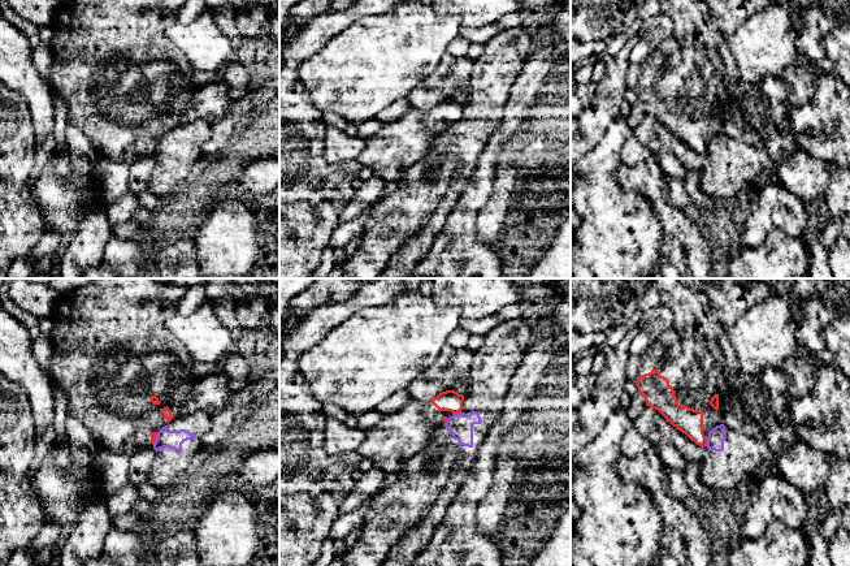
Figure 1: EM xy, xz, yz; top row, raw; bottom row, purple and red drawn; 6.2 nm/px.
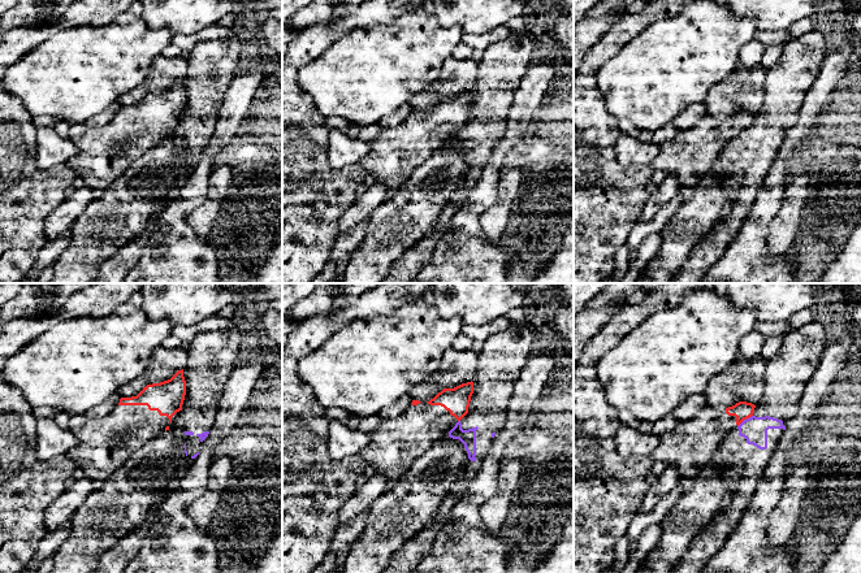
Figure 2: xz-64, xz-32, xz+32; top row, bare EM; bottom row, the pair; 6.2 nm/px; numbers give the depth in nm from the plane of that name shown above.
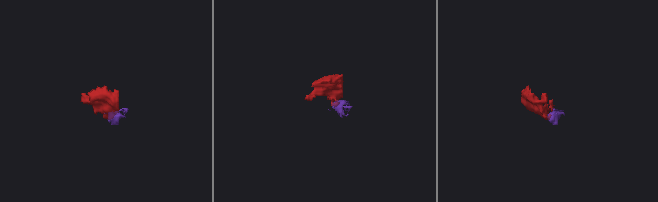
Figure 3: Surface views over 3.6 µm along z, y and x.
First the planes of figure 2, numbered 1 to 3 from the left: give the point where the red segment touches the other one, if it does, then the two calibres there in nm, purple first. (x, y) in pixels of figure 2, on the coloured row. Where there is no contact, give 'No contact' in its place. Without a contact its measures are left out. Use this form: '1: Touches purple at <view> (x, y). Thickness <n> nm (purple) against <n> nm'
1: No contact
2: No contact
3: Touches purple at xz+32 (744, 420). Thickness 160 nm (purple) against 110 nm

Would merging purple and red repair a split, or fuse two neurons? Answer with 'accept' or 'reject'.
reject

